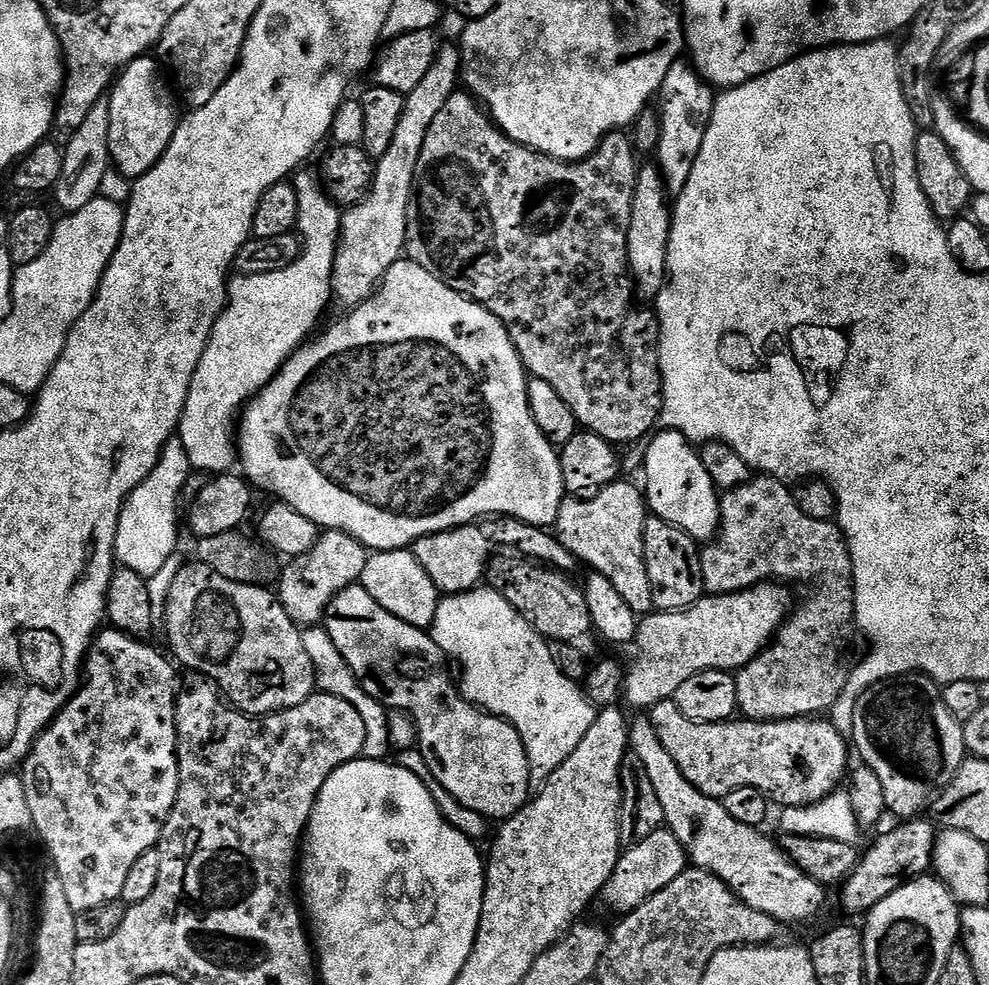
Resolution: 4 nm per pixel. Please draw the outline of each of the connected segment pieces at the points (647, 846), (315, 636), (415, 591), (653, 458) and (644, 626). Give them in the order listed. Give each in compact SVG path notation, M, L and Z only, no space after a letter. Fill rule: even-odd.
M661 830L650 834L646 842L638 842L638 846L627 849L621 855L616 864L614 874L608 879L602 893L602 900L605 900L614 911L619 914L632 912L638 906L642 906L658 890L670 886L678 874L682 874L685 868L689 867L688 855L684 853L684 847L674 838L674 834L667 830Z
M322 626L305 627L302 631L302 646L306 650L310 662L314 662L317 689L326 694L334 694L334 698L346 698L346 702L350 702L350 706L354 706L354 710L358 710L358 715L366 726L366 746L362 753L363 759L387 761L388 752L393 751L388 725L389 709L379 704L374 698L370 698L370 694L366 694L366 690L362 690L360 679L356 677L354 670L350 670L346 658L342 658L342 650L338 650L338 646L334 646L334 638L330 638L330 634Z
M393 548L390 552L373 551L366 562L366 570L362 570L358 581L364 588L390 614L394 614L402 622L415 628L431 629L434 614L438 610L442 593L430 582L430 574L422 570L418 558L414 558L411 550Z
M667 430L657 431L647 441L647 444L648 453L644 456L644 472L648 475L646 503L651 515L678 526L683 532L690 534L690 538L694 541L707 542L714 540L716 533L720 531L720 496L718 495L718 489L710 478L710 474L706 474L706 466L702 466L702 458L699 451L693 447L681 432L670 432Z
M765 582L744 592L726 596L705 595L698 603L683 608L680 612L653 611L636 625L636 661L627 669L624 678L623 699L629 700L636 710L650 710L658 702L675 697L678 686L699 672L713 668L719 672L735 673L744 668L756 655L768 647L776 633L784 627L793 607L792 600L776 582Z

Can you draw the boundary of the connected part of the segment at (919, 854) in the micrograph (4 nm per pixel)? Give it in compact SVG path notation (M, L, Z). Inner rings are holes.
M905 819L903 822L897 823L894 830L880 832L877 835L877 840L868 849L863 849L860 861L856 863L856 868L842 885L844 908L850 915L863 917L874 905L882 902L882 898L886 898L886 894L894 894L894 890L901 888L907 880L915 880L916 877L925 875L932 868L932 851L936 845L938 828L931 819L928 819L929 821L924 819Z

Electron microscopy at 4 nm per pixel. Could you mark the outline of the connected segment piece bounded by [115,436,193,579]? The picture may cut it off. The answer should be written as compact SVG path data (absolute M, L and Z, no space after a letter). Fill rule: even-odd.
M178 436L172 437L159 456L158 466L131 492L123 504L115 538L116 558L144 579L152 578L168 562L168 558L177 553L178 506L192 469L182 440Z

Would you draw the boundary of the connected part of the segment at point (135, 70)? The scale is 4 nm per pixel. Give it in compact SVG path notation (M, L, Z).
M151 55L138 57L133 64L129 64L119 73L107 101L110 110L108 149L115 171L129 178L145 176L166 154L178 123L178 100L169 81L162 75L161 65Z

